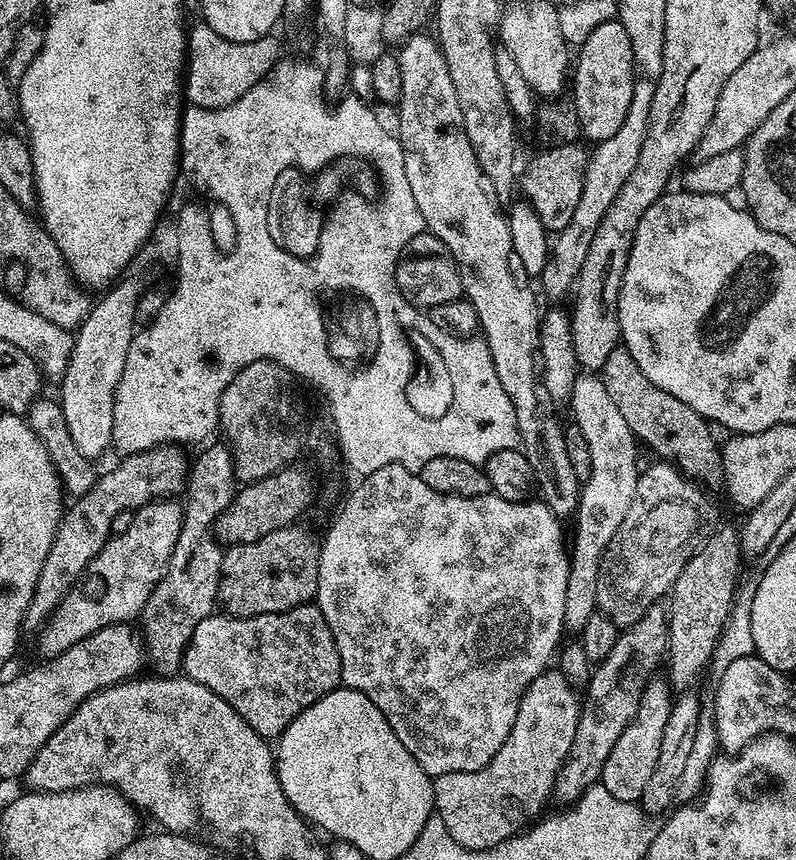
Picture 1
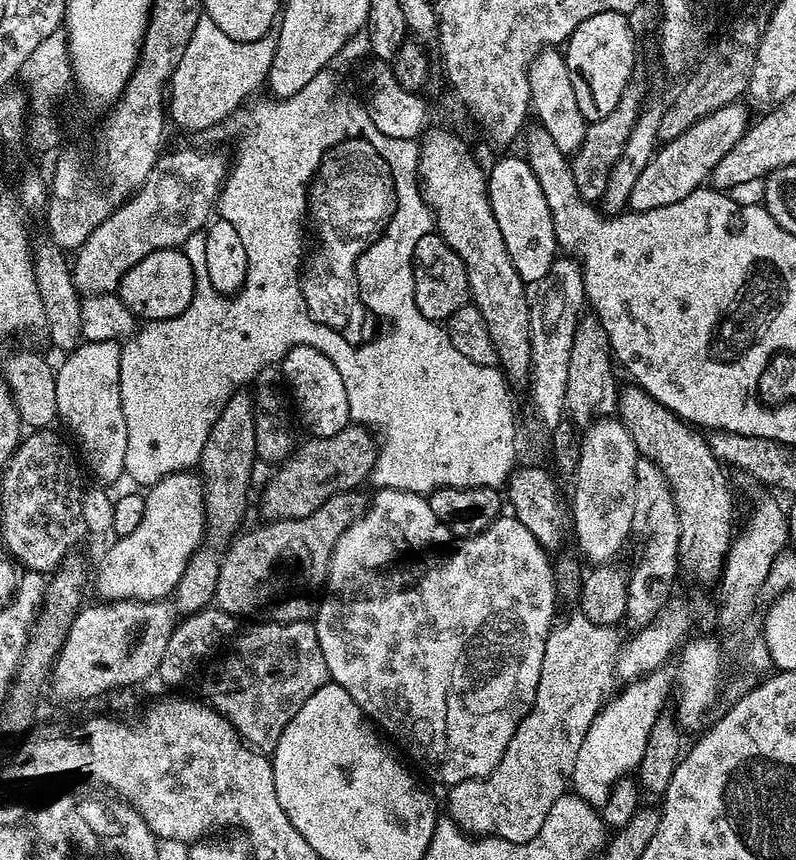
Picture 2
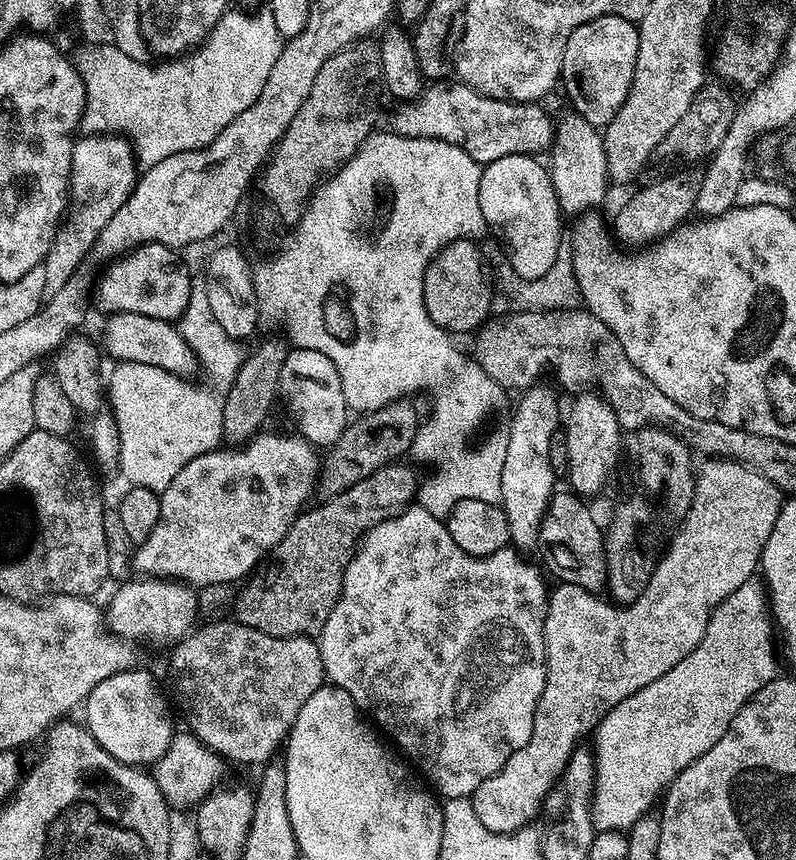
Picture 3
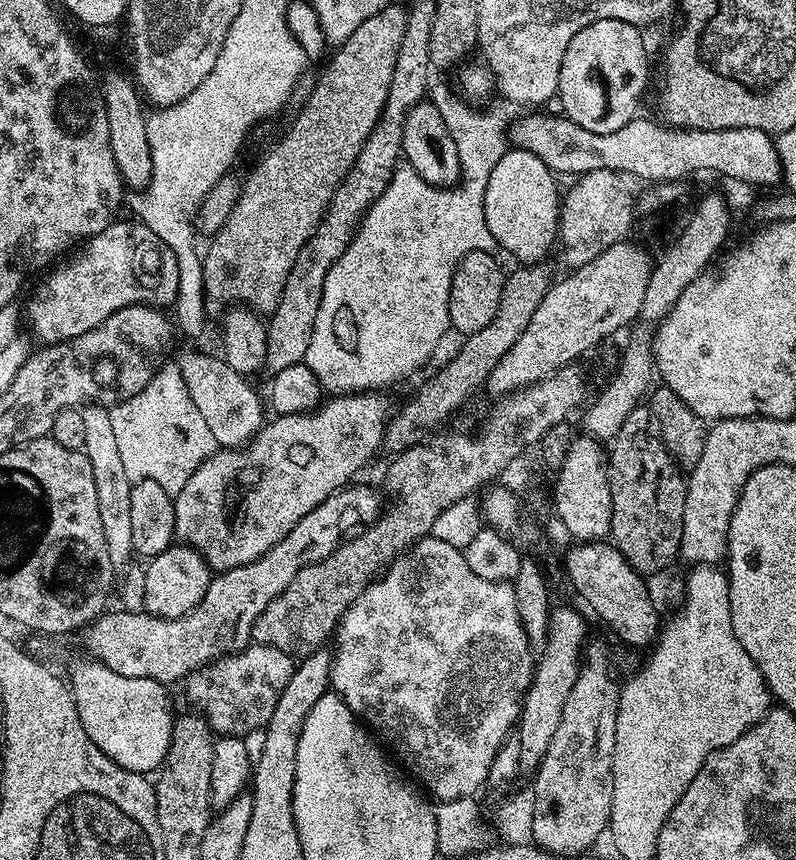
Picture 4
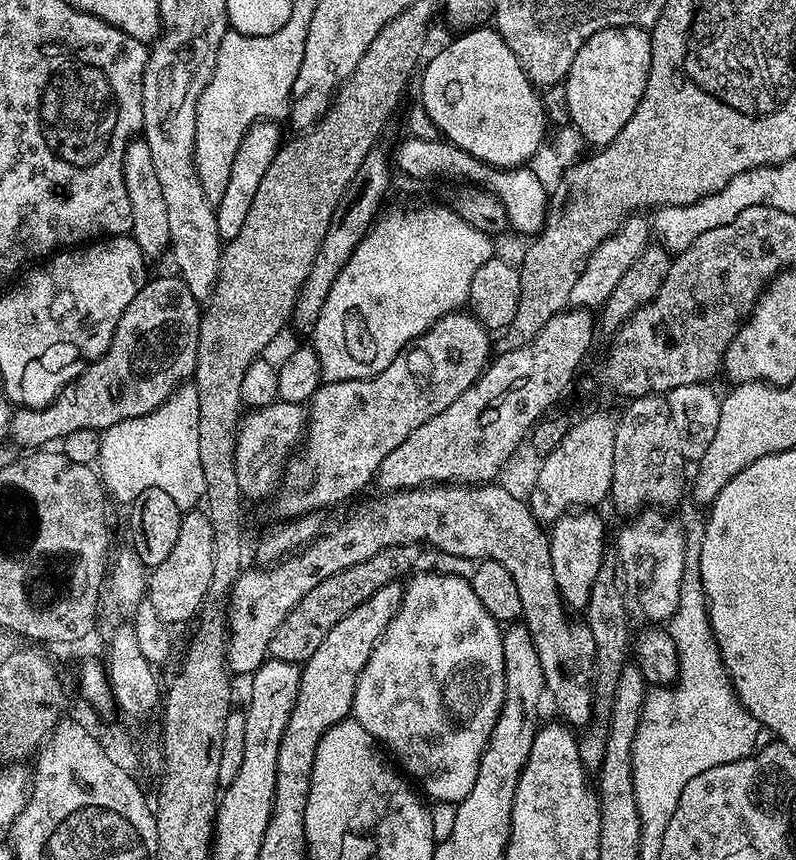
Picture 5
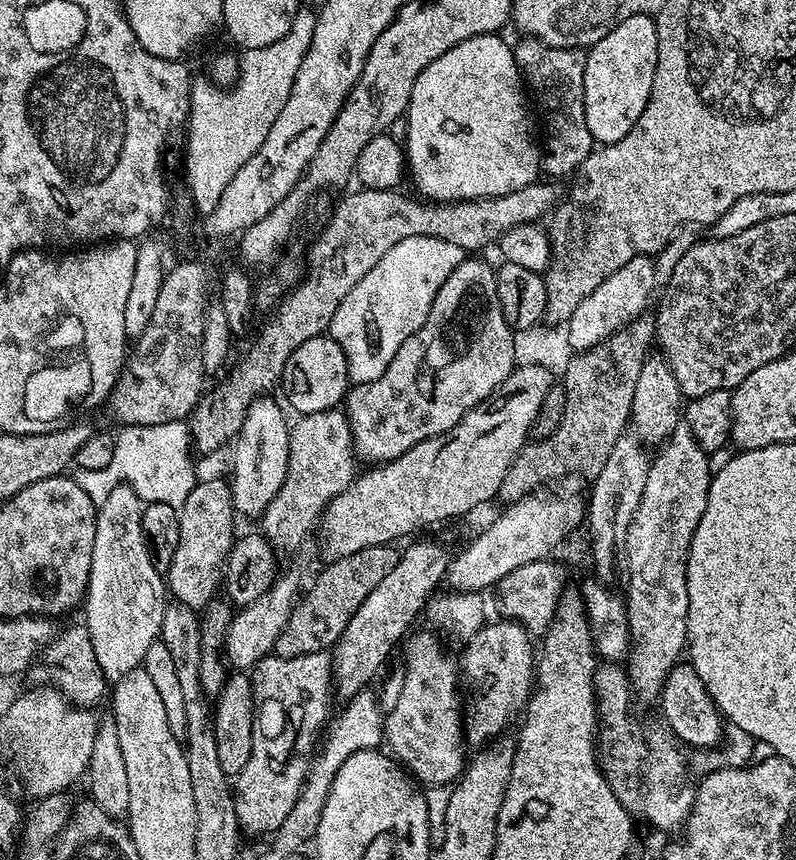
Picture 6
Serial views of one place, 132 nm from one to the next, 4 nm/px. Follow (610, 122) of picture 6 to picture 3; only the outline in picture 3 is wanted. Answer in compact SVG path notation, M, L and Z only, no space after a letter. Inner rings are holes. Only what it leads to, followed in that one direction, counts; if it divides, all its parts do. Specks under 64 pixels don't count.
M599 16L574 30L566 42L560 80L571 107L586 122L603 129L618 114L632 85L638 58L639 27L621 16Z

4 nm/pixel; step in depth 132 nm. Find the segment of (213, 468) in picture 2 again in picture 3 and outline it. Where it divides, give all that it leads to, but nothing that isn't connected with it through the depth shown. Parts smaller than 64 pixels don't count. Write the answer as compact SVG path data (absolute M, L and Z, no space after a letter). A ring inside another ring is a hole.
M283 343L264 344L252 353L245 355L240 362L240 369L230 386L230 390L223 397L224 413L222 414L222 430L224 440L232 446L243 446L261 431L264 419L272 408L272 403L278 400L278 385L280 371L286 362L289 349Z

